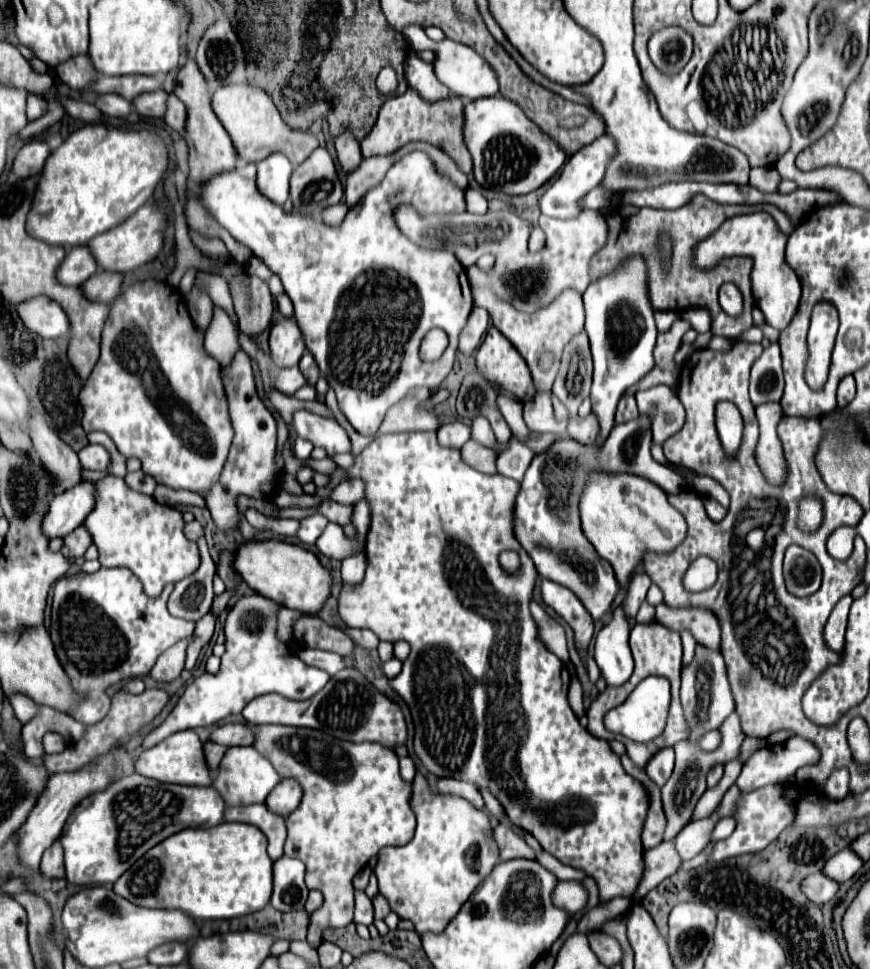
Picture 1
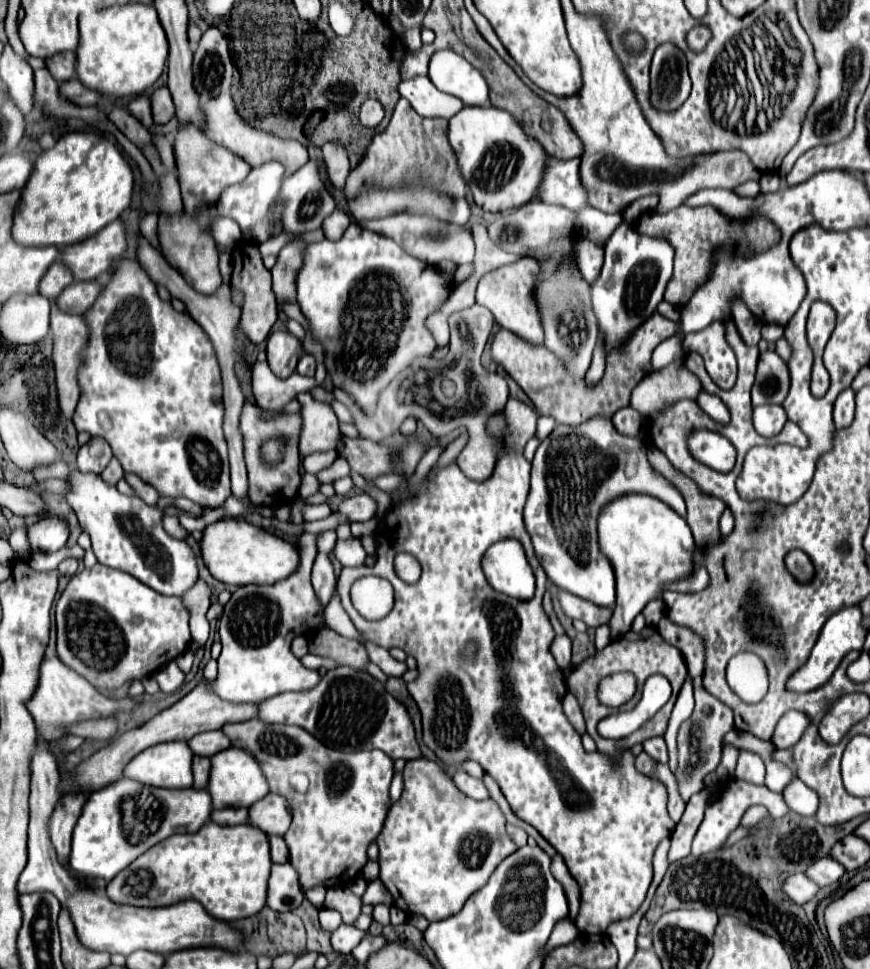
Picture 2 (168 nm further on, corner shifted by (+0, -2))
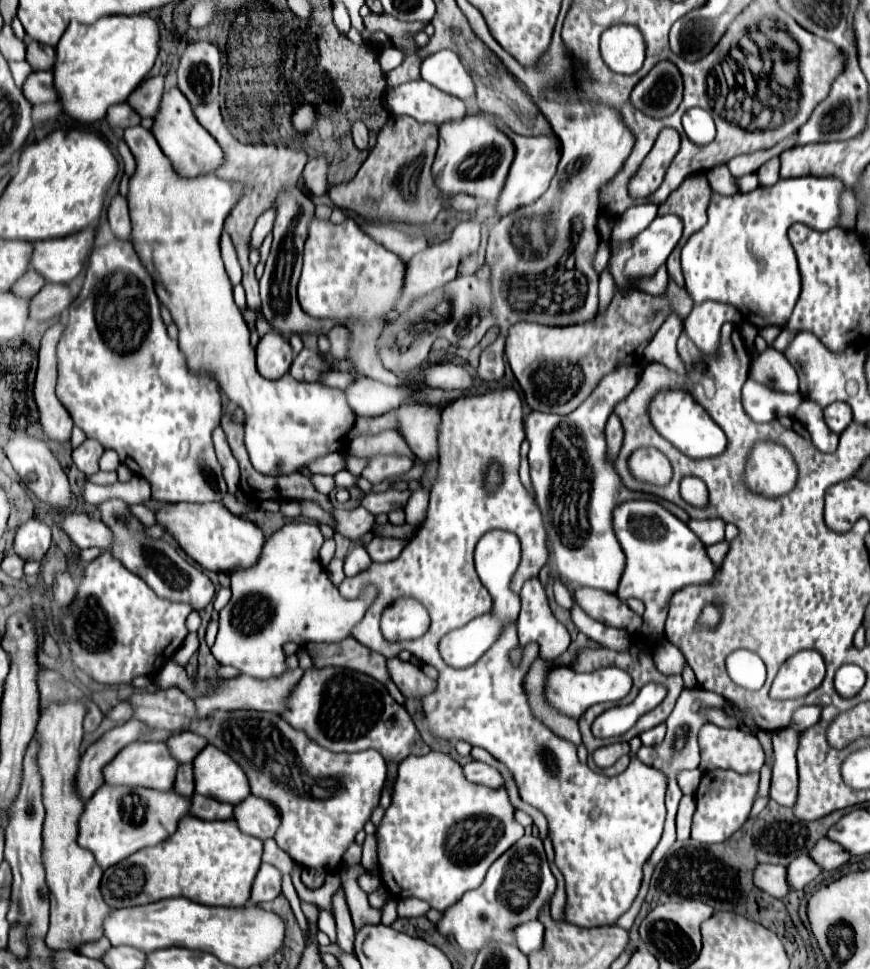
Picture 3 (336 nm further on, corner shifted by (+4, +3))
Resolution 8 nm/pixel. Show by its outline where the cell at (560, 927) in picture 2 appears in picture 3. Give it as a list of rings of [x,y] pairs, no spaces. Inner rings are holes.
[[[559,877],[557,893],[555,893],[553,899],[551,899],[549,911],[551,911],[551,917],[553,917],[555,921],[563,921],[563,911],[565,911],[565,887],[563,887],[563,879],[561,879],[561,877]]]

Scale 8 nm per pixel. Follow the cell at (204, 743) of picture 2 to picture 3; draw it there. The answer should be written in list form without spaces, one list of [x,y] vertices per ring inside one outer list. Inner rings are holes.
[[[185,731],[185,733],[179,733],[175,737],[171,737],[167,741],[167,747],[171,751],[171,755],[179,761],[179,763],[189,763],[195,759],[195,755],[207,745],[207,739],[197,735],[197,733],[191,733],[191,731]]]

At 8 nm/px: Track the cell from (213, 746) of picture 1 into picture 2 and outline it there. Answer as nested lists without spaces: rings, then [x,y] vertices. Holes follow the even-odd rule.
[[[201,756],[193,758],[193,788],[205,788],[207,786],[209,770],[211,770],[209,758],[201,758]]]

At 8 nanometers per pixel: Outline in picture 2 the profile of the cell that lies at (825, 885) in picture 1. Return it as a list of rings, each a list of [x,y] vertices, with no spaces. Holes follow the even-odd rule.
[[[791,874],[783,882],[783,892],[795,902],[795,904],[805,904],[817,894],[819,886],[811,884],[811,880],[805,874]]]

